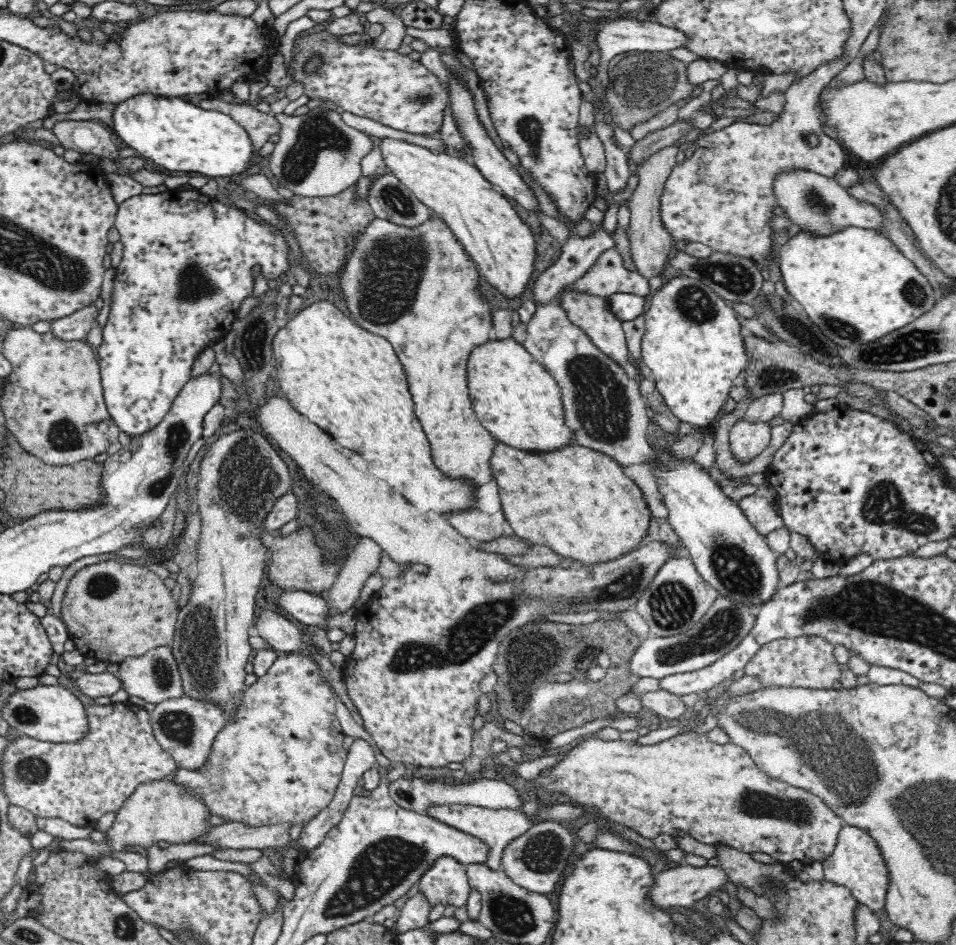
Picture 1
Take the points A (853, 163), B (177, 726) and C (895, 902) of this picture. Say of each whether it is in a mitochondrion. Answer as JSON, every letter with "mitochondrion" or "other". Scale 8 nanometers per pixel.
{"A":"other","B":"mitochondrion","C":"other"}

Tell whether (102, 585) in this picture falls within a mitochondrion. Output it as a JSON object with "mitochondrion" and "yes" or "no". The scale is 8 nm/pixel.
{"mitochondrion":"yes"}

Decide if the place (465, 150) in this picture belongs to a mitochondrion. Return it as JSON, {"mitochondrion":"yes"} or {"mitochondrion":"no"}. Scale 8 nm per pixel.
{"mitochondrion":"no"}

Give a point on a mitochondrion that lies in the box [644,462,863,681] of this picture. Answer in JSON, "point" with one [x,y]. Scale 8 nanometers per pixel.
{"point":[715,634]}

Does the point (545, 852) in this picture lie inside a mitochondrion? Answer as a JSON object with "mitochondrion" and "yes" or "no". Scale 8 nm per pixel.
{"mitochondrion":"yes"}

